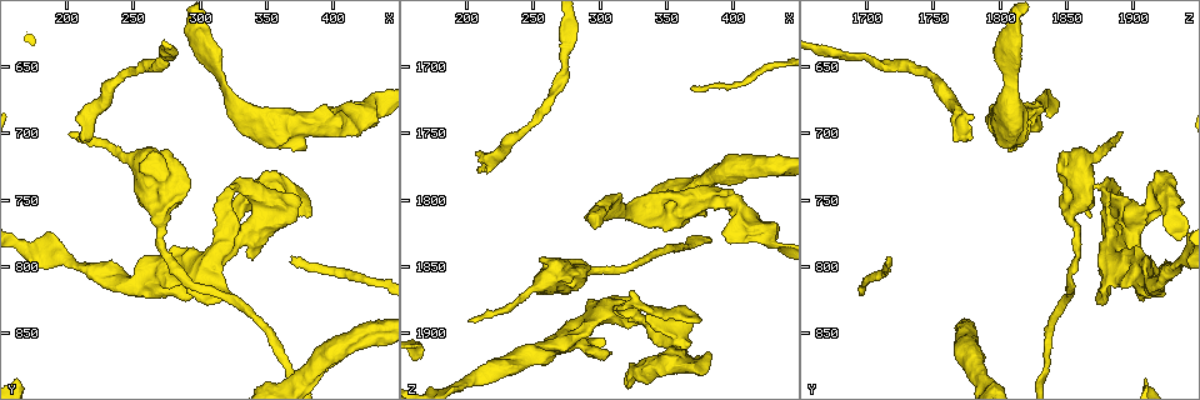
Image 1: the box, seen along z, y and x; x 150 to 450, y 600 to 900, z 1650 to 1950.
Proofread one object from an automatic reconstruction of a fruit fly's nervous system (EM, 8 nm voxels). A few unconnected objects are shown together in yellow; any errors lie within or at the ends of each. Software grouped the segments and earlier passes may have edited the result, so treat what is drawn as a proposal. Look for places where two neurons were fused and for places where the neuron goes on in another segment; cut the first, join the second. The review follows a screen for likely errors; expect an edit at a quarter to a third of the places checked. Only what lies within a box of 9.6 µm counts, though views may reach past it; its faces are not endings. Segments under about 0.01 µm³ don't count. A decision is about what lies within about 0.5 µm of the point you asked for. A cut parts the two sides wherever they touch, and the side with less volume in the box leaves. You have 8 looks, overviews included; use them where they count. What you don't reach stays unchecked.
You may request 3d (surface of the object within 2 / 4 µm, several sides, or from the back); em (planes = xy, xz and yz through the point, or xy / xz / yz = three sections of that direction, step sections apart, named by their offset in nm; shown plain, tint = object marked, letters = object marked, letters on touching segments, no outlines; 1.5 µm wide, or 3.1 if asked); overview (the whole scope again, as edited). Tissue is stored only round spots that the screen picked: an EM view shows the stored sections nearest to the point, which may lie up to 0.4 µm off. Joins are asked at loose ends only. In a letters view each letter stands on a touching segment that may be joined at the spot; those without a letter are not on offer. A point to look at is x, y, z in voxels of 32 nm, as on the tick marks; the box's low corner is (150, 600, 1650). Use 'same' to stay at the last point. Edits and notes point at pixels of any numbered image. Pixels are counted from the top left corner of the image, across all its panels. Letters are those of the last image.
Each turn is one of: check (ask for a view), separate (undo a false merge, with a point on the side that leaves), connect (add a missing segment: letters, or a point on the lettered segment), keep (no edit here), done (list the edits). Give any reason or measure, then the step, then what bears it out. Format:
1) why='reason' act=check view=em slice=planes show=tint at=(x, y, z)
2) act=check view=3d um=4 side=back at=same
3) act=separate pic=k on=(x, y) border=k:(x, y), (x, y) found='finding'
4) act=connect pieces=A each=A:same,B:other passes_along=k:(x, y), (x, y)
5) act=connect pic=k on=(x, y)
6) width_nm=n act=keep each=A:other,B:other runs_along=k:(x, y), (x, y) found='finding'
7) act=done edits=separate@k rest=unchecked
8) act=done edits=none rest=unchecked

why='thick end' act=check view=em slice=xz step=8 show=tint at=(396, 678, 1794)

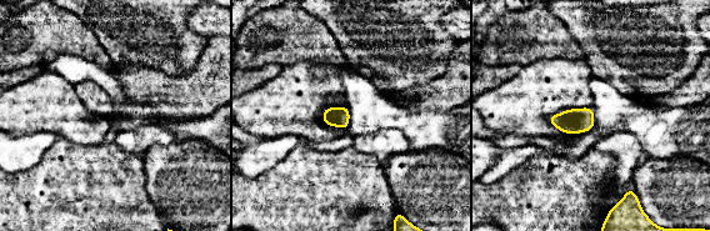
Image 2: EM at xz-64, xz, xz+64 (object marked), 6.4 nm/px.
act=check view=em slice=planes show=letters at=same

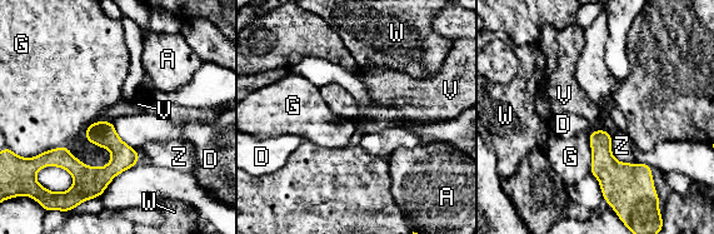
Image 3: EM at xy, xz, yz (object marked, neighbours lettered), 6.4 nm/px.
act=keep each=A:other,D:other,G:other,V:other,W:other,Z:other runs_along=3:(106, 124), (116, 164), (98, 190) found='none of them fits'

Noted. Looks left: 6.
why='tapers out' act=check view=3d um=4 at=(368, 794, 1718)

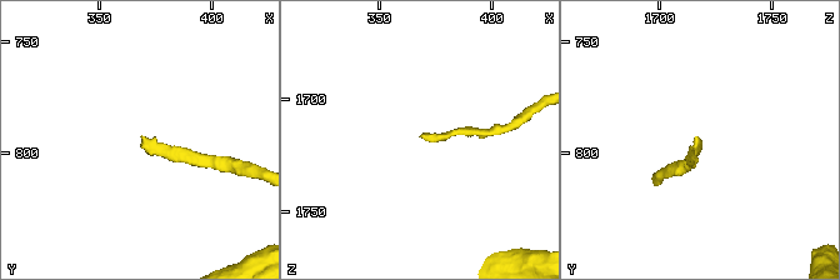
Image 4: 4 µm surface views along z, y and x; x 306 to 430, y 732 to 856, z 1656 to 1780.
act=check view=em slice=xy step=8 show=letters at=(368, 792, 1717)

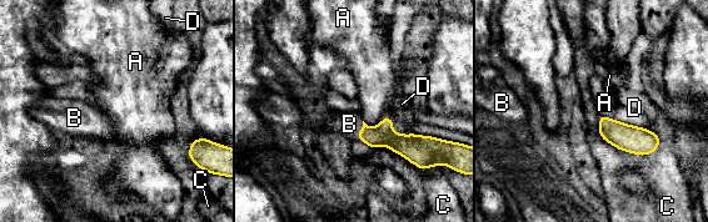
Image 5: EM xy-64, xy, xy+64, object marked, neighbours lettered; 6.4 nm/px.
longest_contact=C:440nm act=connect pieces=B each=A:other,B:same,C:other,D:other passes_along=5:(382, 135), (360, 131), (349, 124) found='it goes on there'

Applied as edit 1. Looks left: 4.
act=done edits=connect@5 rest=unchecked

